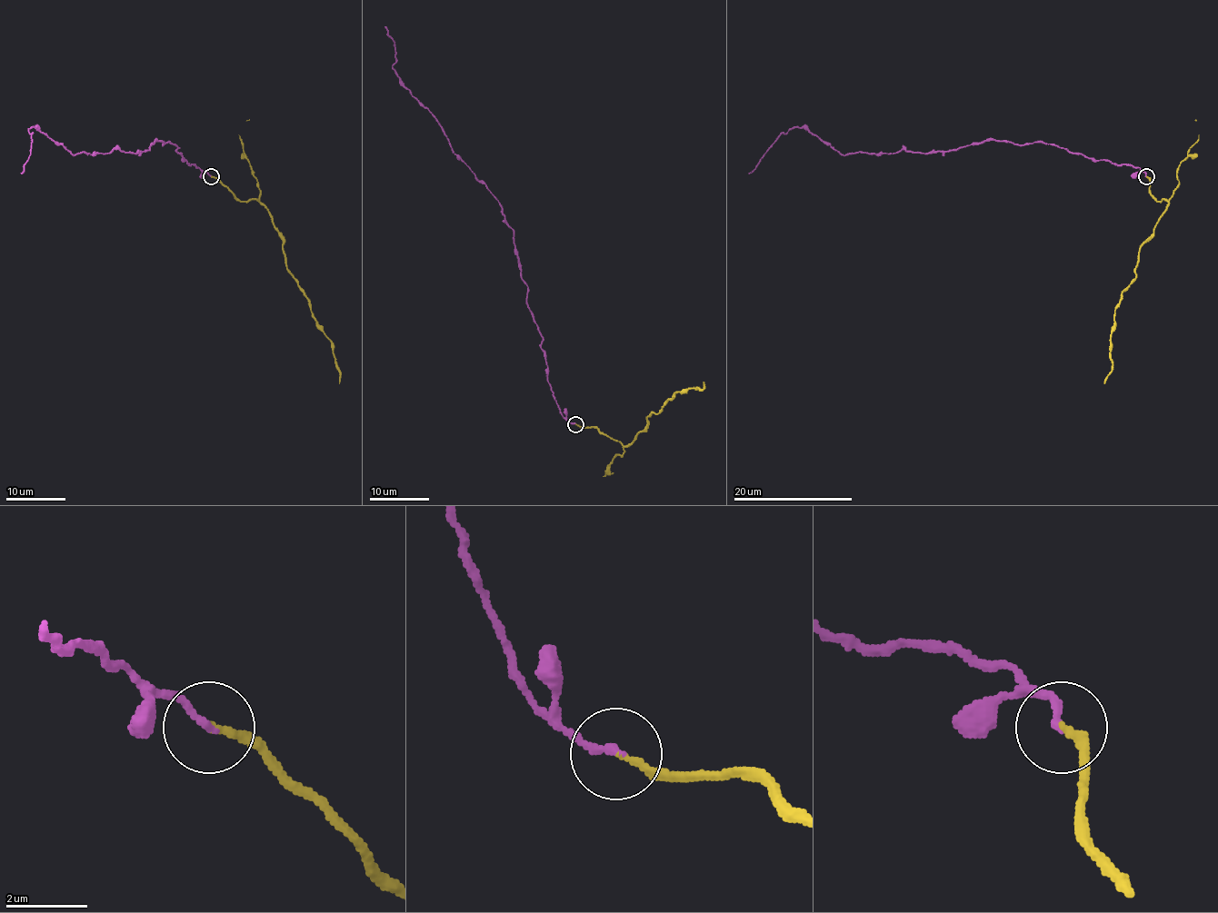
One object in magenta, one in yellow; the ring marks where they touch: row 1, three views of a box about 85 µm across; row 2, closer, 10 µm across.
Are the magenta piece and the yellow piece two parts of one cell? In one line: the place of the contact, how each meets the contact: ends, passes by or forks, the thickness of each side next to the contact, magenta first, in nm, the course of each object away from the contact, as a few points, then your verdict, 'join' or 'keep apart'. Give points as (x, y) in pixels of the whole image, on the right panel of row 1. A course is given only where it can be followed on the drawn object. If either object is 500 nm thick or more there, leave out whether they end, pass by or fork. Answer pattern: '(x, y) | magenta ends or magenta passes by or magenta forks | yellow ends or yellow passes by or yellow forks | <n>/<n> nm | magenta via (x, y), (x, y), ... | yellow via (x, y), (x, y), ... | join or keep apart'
(1146, 176) | magenta ends | yellow ends | 190/170 nm | magenta via (1147, 177), (1133, 164), (1045, 143), (840, 154), (796, 127), (749, 173) | yellow via (1147, 177), (1150, 193), (1168, 206), (1141, 247), (1136, 278), (1114, 312), (1113, 364), (1103, 383) | join

